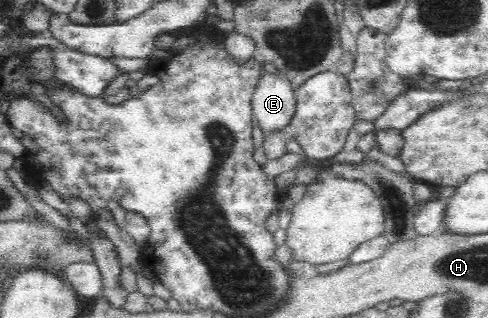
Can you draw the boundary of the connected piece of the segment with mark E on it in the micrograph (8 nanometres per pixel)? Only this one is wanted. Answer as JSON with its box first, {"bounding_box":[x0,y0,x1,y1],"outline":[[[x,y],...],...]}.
{"bounding_box":[252,73,295,134],"outline":[[[265,73],[252,96],[254,125],[265,134],[285,130],[295,114],[295,91],[284,76]]]}

